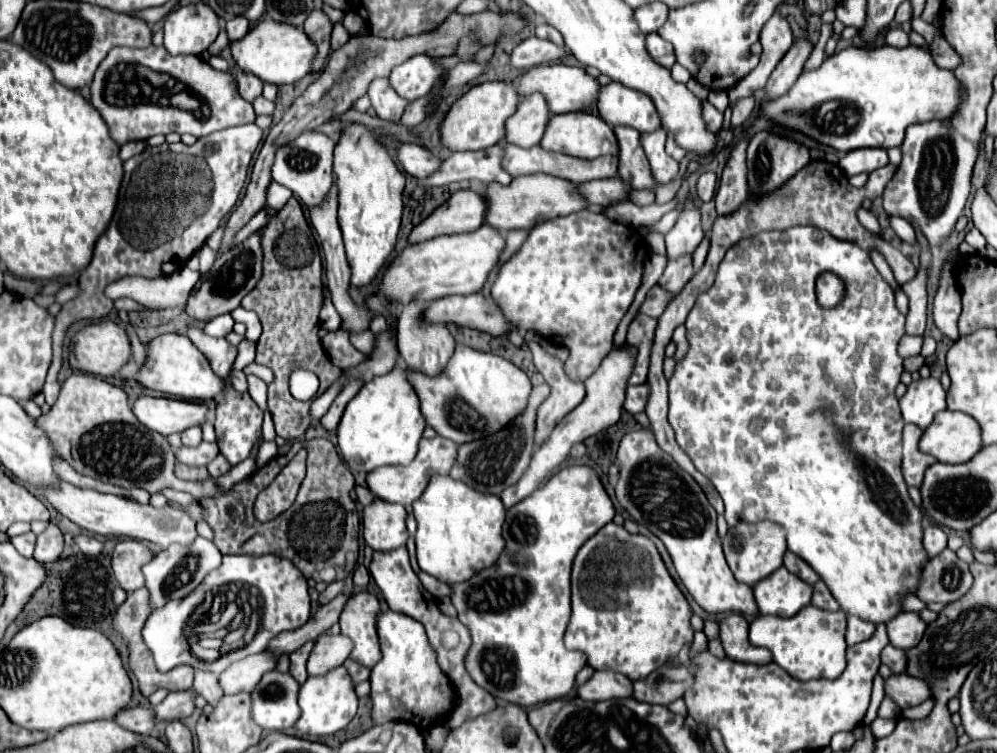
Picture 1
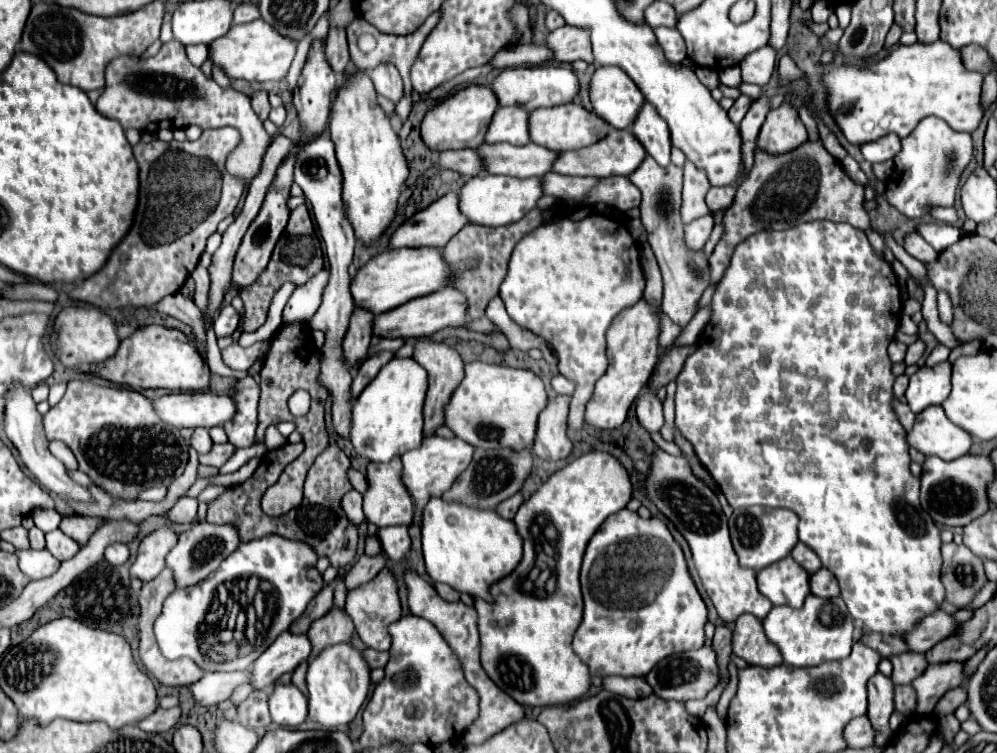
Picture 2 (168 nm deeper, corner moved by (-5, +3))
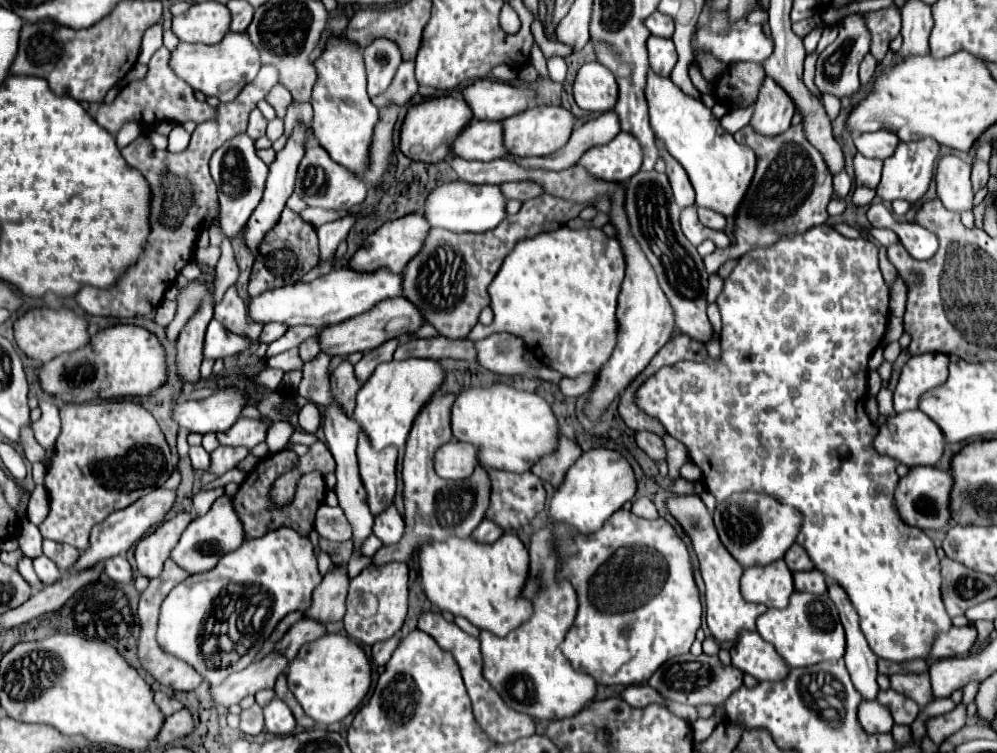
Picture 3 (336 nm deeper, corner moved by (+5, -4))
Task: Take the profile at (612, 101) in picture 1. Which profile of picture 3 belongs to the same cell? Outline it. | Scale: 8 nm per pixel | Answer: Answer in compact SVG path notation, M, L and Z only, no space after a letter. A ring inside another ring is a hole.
M598 61L582 65L574 81L574 99L576 105L588 113L614 111L618 103L618 85L612 71Z

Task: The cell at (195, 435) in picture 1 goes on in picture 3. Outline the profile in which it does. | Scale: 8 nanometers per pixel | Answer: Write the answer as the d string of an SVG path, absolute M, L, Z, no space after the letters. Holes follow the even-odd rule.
M198 445L198 447L190 447L190 461L192 461L192 467L194 469L206 469L208 465L210 465L210 455L204 451L204 447L202 445Z

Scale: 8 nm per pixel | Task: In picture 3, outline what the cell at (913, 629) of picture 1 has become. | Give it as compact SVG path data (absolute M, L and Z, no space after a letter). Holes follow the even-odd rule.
M966 625L966 627L950 627L948 631L936 633L928 657L942 659L942 657L968 655L974 641L976 641L976 629L974 627L970 627L970 625Z

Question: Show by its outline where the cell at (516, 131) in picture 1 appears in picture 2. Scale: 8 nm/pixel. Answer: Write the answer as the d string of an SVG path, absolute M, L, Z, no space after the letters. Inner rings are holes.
M508 106L508 108L498 108L496 116L492 118L492 124L486 132L484 142L486 144L514 144L514 146L524 146L530 142L528 138L528 116L520 106Z

